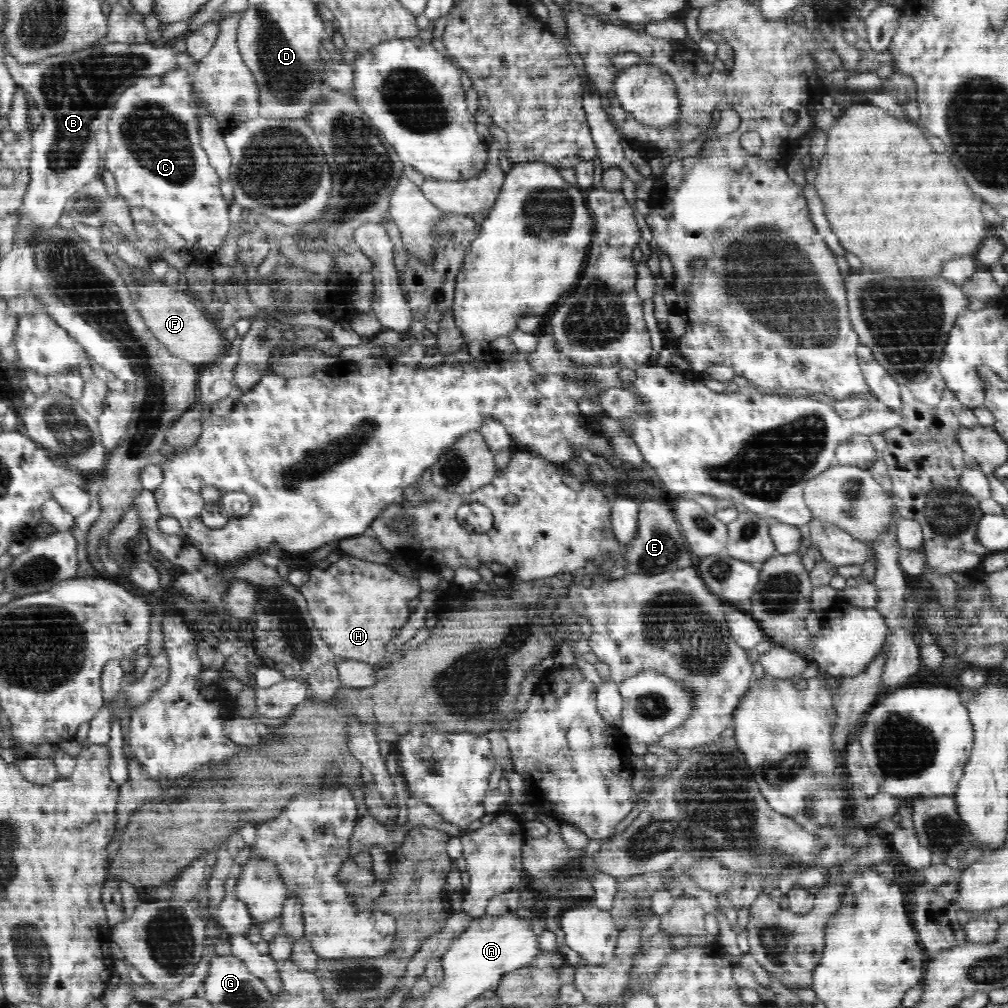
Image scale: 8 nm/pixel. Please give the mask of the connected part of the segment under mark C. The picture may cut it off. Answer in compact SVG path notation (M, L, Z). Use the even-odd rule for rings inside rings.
M174 68L162 75L140 78L132 87L120 94L106 124L109 133L109 146L106 152L106 168L116 179L117 194L127 200L129 206L150 211L166 226L185 240L186 250L199 262L211 258L224 244L233 227L228 218L230 205L220 192L221 179L209 162L204 147L201 146L201 112L194 99L190 73L185 68Z

